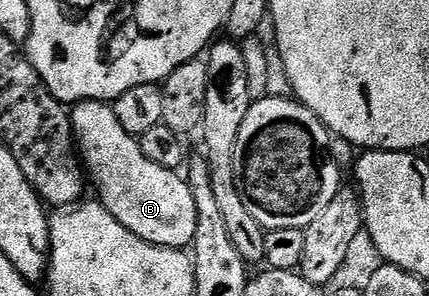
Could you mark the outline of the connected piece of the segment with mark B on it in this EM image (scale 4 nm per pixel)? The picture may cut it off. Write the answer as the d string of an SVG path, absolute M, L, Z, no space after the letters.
M84 100L73 105L71 114L77 149L91 185L93 182L100 194L99 203L136 237L160 248L187 249L196 237L198 226L198 210L194 206L194 194L187 179L180 172L171 172L158 166L158 162L150 162L150 158L142 154L139 139L123 129L113 105L105 101Z

